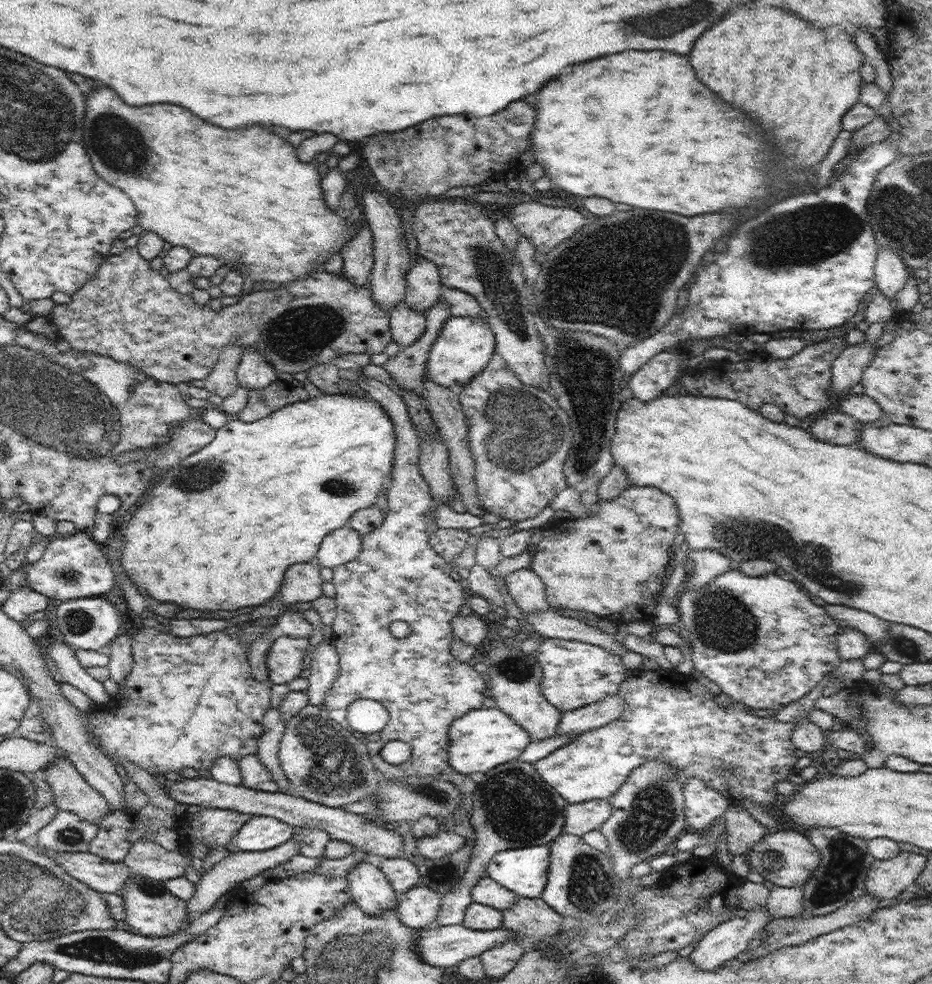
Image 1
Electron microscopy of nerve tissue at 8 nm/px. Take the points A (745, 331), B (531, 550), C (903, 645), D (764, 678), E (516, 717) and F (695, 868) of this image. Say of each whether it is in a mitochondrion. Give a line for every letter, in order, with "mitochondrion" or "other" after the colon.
A: other
B: other
C: mitochondrion
D: other
E: other
F: other

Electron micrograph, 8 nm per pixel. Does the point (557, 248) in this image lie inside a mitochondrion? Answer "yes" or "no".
no

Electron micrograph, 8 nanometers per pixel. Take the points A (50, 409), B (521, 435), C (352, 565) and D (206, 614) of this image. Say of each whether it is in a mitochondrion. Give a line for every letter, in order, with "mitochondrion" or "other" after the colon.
A: mitochondrion
B: mitochondrion
C: other
D: other

